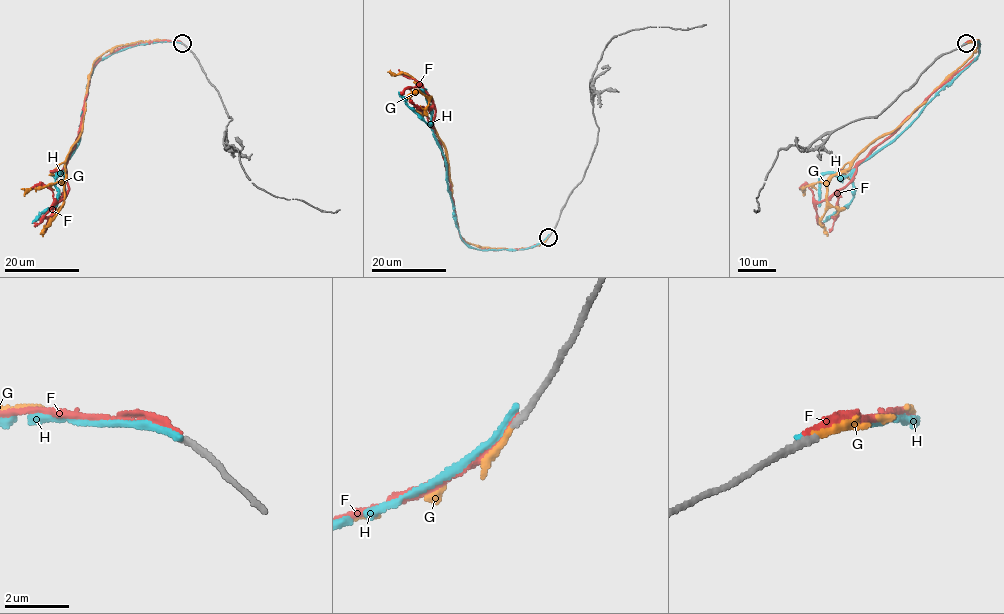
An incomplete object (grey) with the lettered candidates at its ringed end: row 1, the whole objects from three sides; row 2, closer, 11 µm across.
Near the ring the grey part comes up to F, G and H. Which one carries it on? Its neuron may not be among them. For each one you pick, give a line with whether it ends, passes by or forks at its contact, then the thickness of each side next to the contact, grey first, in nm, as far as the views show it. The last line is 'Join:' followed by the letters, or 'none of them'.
G: It ends there. Thickness 200 nm (grey) against 180 nm
Join: G

